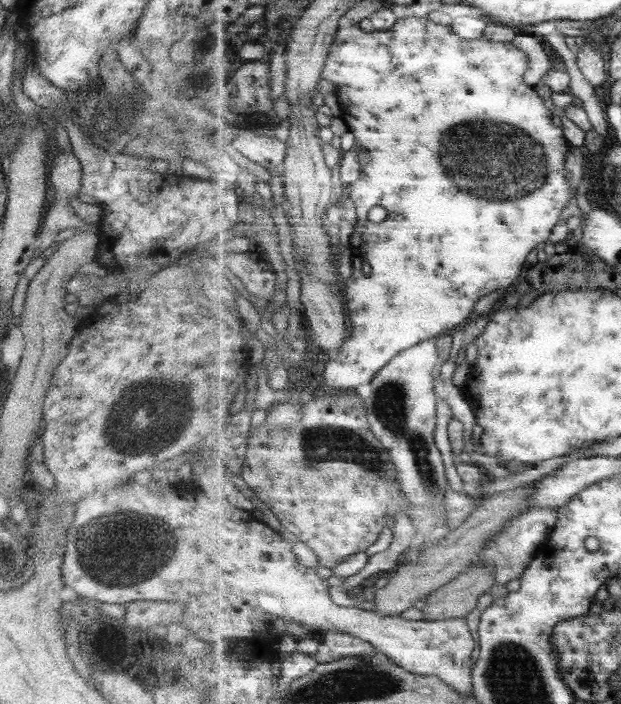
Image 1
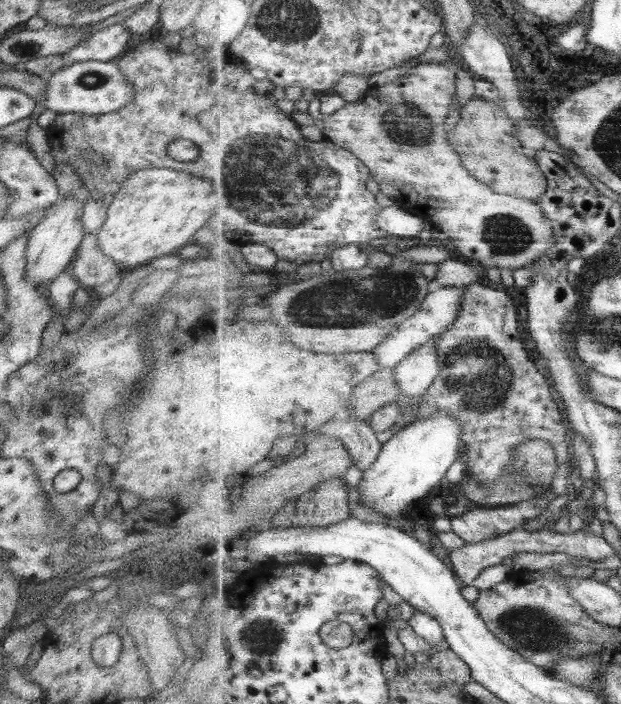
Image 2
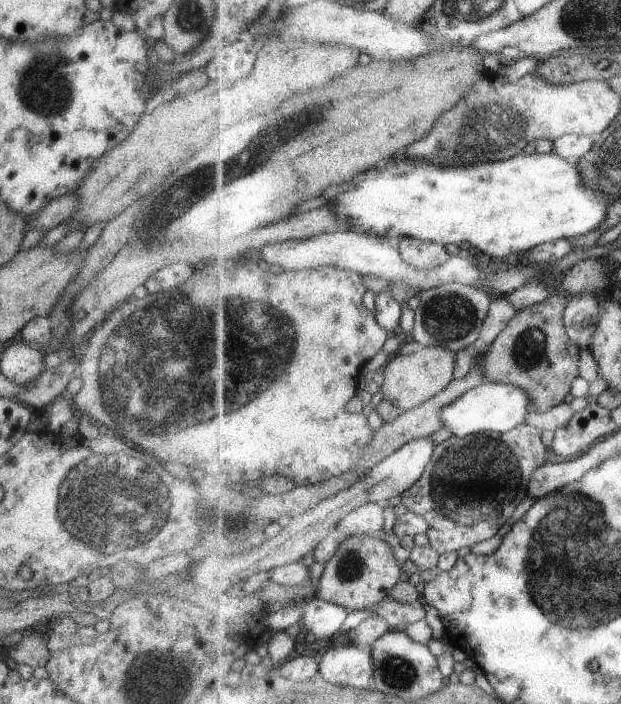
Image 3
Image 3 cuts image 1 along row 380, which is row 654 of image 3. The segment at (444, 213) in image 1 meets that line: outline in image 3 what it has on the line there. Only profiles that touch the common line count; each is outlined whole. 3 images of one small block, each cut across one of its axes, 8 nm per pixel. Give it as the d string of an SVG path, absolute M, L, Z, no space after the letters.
M351 641L330 647L320 660L321 676L331 684L345 687L371 688L374 668L372 652L363 652Z

